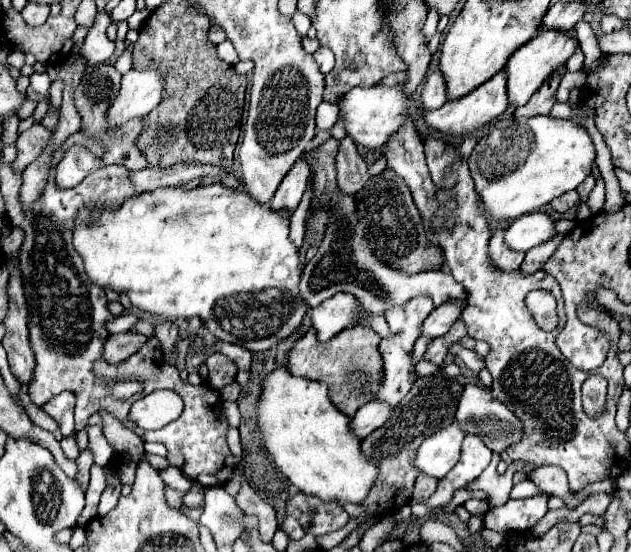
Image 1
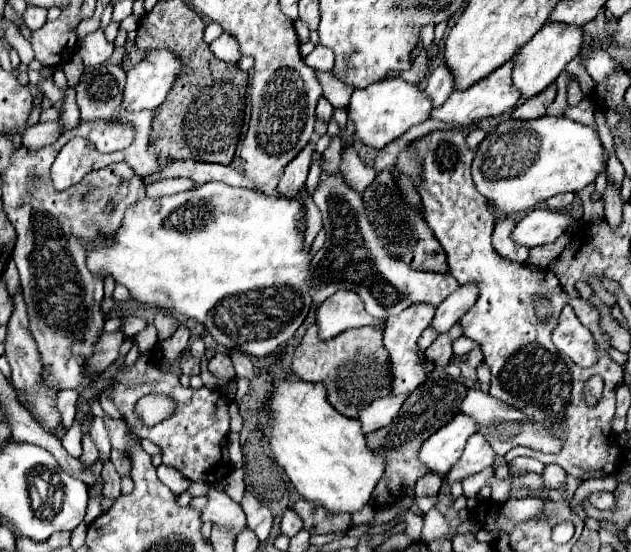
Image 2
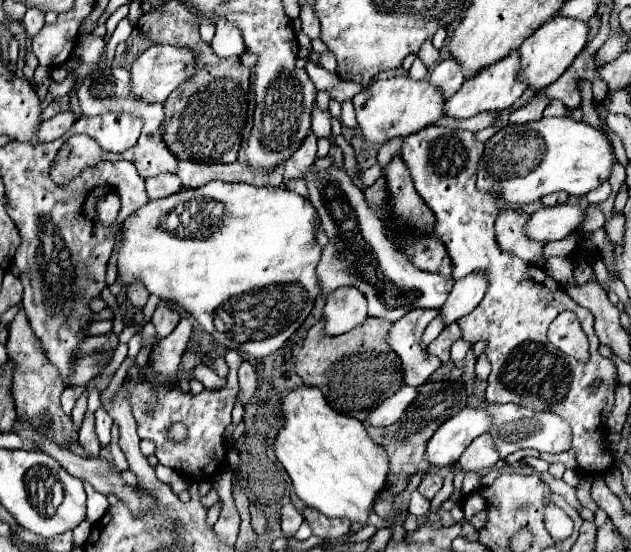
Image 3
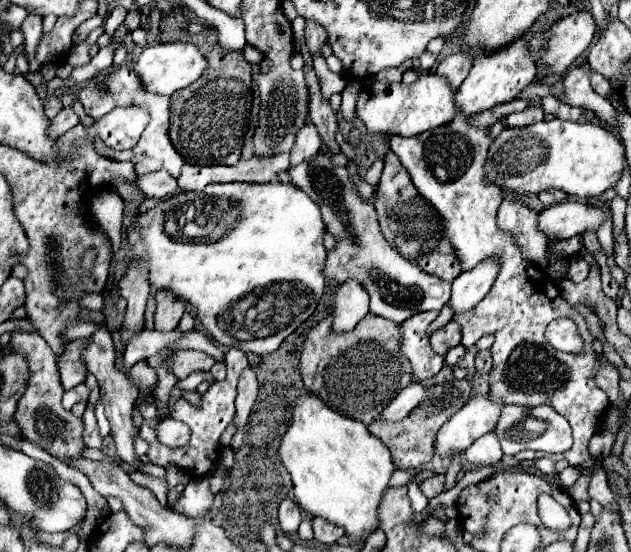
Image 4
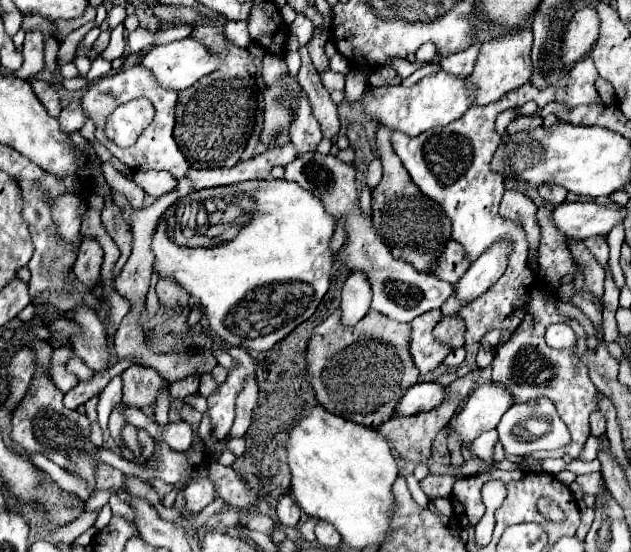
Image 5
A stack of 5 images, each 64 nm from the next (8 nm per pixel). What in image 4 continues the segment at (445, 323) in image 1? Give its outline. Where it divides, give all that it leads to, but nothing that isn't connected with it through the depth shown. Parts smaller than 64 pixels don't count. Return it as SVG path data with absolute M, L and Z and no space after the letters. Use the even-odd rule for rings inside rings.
M496 260L482 262L476 268L462 272L452 282L452 298L448 302L452 312L460 314L460 312L472 310L492 288L496 274L498 274L498 262Z

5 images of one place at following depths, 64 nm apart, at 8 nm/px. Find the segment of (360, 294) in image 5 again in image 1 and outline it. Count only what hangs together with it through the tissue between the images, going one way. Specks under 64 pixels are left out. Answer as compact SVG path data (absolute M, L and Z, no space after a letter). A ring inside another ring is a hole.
M340 292L340 294L324 300L320 306L312 308L312 326L316 328L320 342L328 342L332 336L342 332L344 328L350 328L356 324L370 326L372 330L376 330L376 334L380 338L388 336L386 320L382 316L362 314L358 310L358 300L352 294Z

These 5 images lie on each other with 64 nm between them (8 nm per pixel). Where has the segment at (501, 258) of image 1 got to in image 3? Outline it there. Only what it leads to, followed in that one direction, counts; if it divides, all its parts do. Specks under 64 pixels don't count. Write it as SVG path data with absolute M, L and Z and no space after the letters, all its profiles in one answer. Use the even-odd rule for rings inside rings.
M502 208L496 218L496 242L504 252L512 252L514 256L534 264L544 266L546 258L542 256L544 242L528 240L522 232L528 222L528 214L518 208Z

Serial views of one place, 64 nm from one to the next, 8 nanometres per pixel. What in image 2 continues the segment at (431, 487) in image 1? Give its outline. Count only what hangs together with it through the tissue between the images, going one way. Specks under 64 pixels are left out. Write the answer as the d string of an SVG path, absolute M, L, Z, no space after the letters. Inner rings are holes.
M428 472L426 476L422 476L422 478L416 482L414 496L436 496L436 494L440 492L440 486L442 486L442 478L440 478L438 474Z

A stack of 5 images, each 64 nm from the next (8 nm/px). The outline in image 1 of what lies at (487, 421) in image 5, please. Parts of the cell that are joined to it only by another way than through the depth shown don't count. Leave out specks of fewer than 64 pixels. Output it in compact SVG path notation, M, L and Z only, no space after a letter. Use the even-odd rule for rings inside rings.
M456 422L450 424L448 428L442 428L440 432L436 432L434 436L426 438L420 444L416 458L414 458L414 466L422 474L428 474L428 476L440 480L458 462L464 436L466 434L462 432L462 428Z

